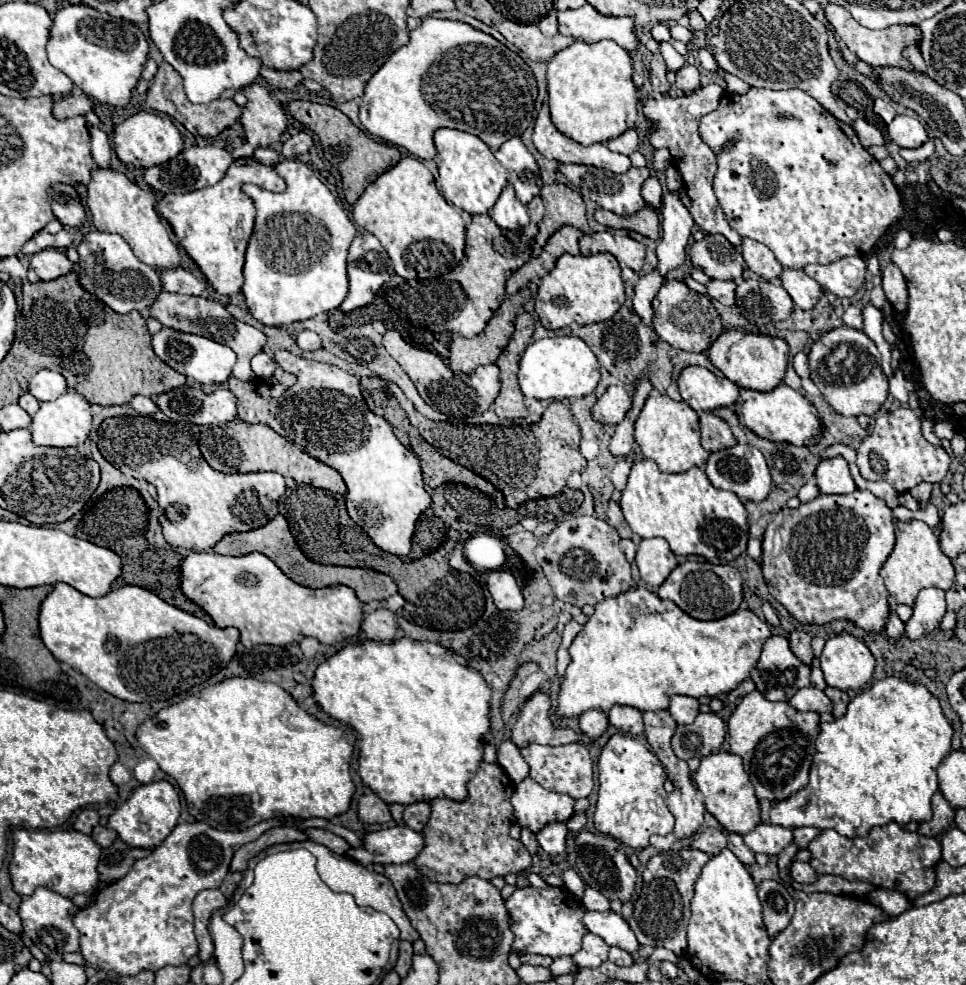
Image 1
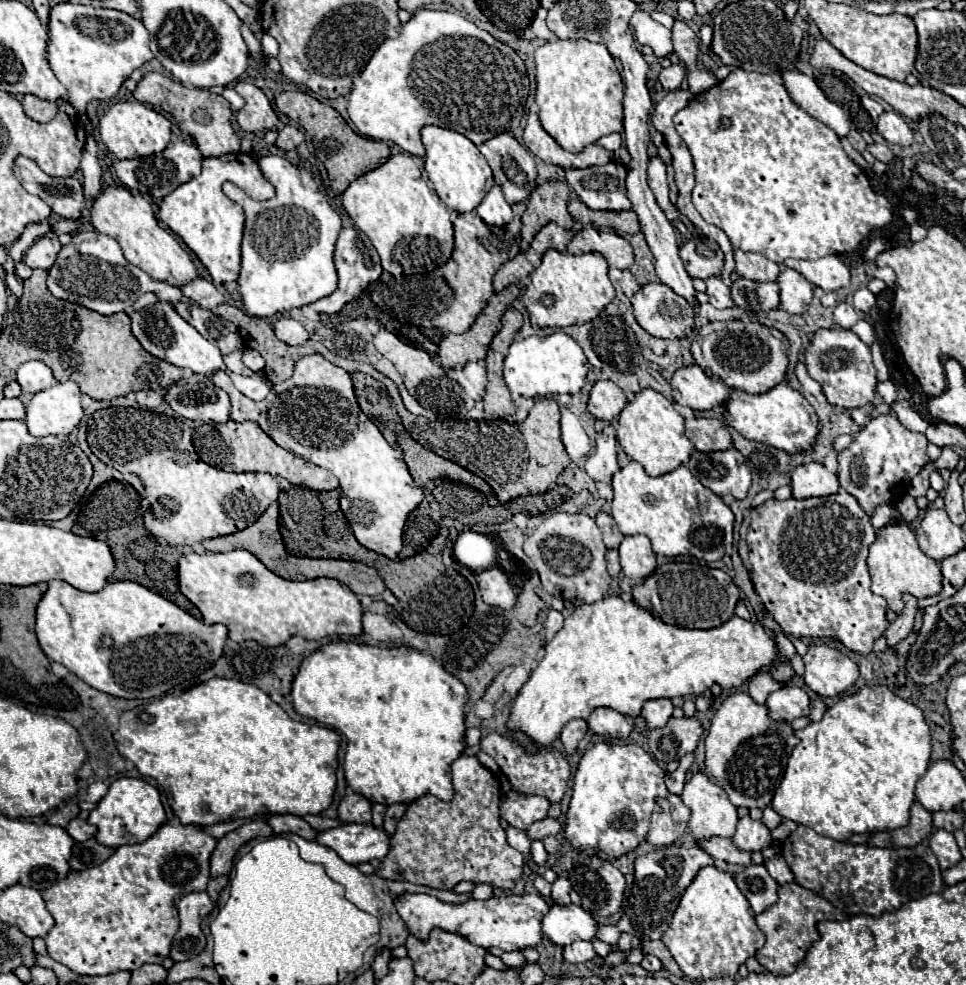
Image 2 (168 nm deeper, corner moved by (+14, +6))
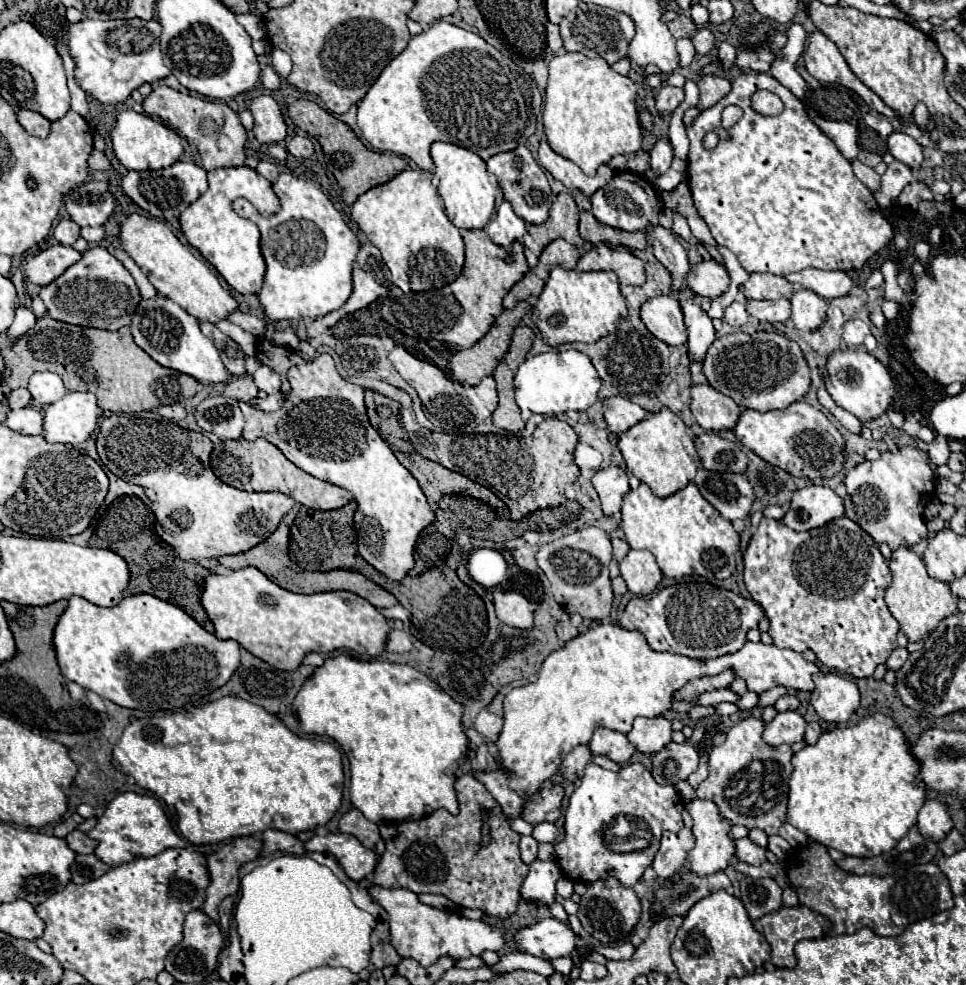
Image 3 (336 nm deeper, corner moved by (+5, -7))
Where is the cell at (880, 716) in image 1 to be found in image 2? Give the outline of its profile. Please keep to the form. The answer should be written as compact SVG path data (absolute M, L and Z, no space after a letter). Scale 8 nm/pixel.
M864 686L860 692L844 696L830 706L820 722L812 722L794 734L800 744L794 746L782 784L772 798L772 808L780 816L810 826L832 840L846 840L852 834L890 832L906 826L910 806L914 804L916 782L926 772L930 760L930 730L914 704L898 698L886 686Z

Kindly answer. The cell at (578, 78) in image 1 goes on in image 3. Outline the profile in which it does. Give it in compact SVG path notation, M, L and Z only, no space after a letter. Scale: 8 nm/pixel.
M565 53L553 57L549 63L549 83L545 89L545 109L543 127L547 141L555 147L555 153L577 163L585 175L595 175L597 167L609 163L613 155L631 155L641 151L641 127L637 117L637 87L635 83L611 69L611 65L601 59L589 59L583 53Z

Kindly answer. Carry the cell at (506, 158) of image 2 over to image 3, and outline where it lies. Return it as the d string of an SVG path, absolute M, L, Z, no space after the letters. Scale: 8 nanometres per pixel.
M519 143L513 151L493 155L487 161L487 169L497 175L497 181L501 185L501 189L503 189L505 199L511 203L511 207L515 207L515 213L523 221L535 223L535 225L547 221L549 207L551 207L551 195L553 193L551 193L551 187L547 183L547 177L545 177L543 169L537 165L537 161L533 159L531 151L525 145Z

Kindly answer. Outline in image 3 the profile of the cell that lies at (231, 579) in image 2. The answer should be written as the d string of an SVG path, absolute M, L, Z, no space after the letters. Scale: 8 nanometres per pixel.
M243 567L229 575L205 577L201 605L215 625L217 639L233 639L255 657L279 671L293 671L311 651L331 653L351 649L359 655L383 653L389 625L377 607L349 591L299 595L281 589L255 567Z

